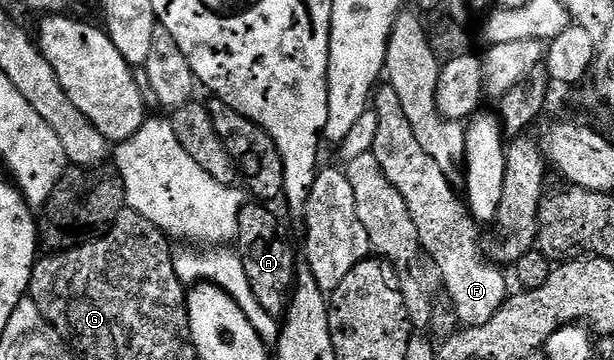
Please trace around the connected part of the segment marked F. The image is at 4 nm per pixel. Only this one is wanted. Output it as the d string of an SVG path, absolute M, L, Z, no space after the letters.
M389 86L380 87L373 96L373 111L377 118L377 134L371 151L377 162L381 162L385 178L389 178L397 194L405 198L405 206L409 206L409 214L413 214L413 226L417 226L422 251L426 259L428 256L435 263L443 279L443 288L455 307L455 316L460 320L458 323L468 328L485 326L485 322L489 322L489 318L493 318L493 314L497 314L499 307L507 301L509 289L506 278L499 273L502 271L487 263L481 253L481 236L479 240L475 217L471 215L464 197L460 193L458 196L447 176L441 174L437 162L417 146L409 118L405 118L405 110L401 110L397 90Z

